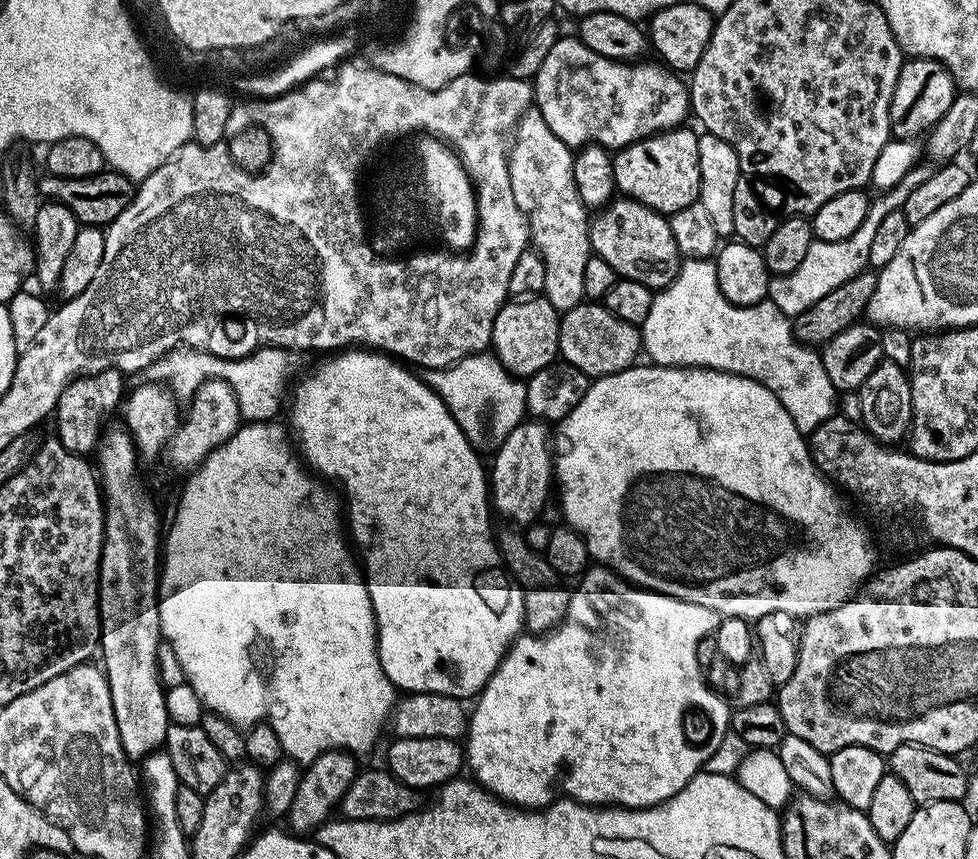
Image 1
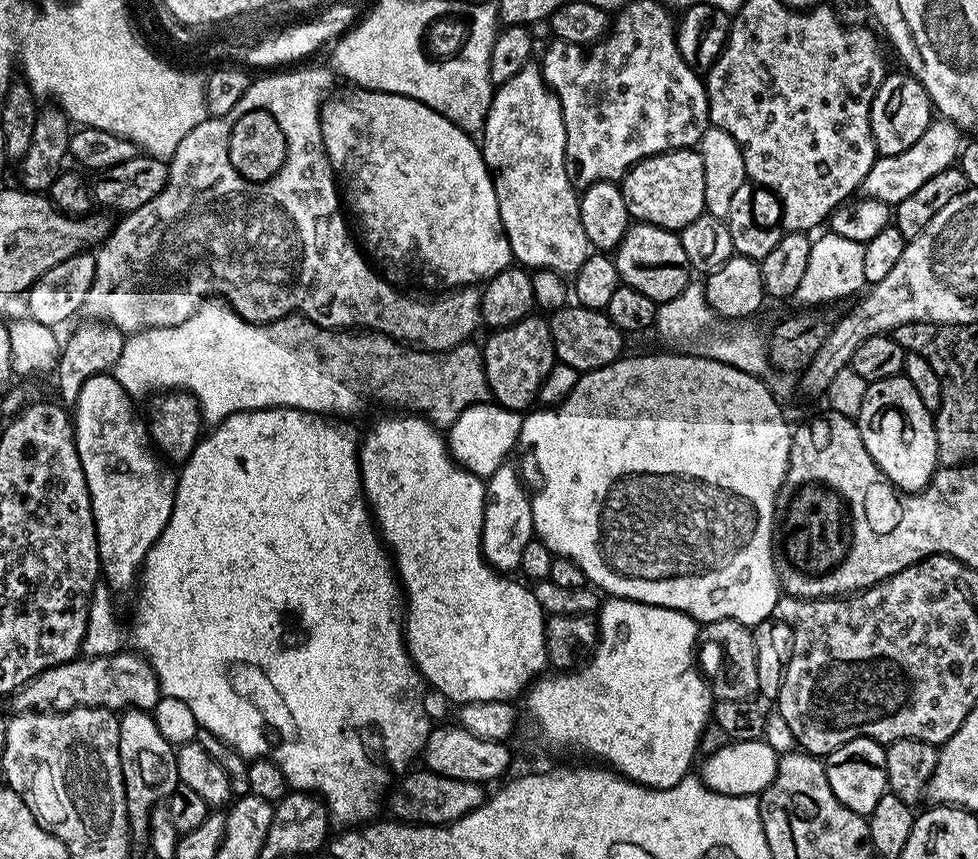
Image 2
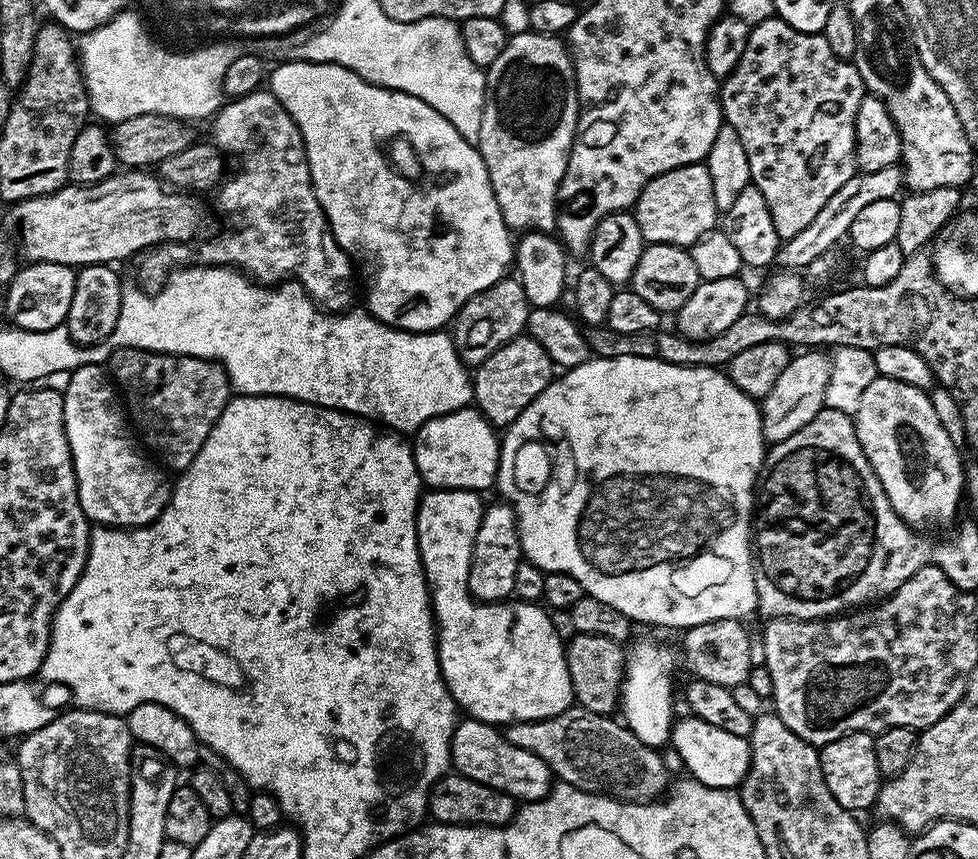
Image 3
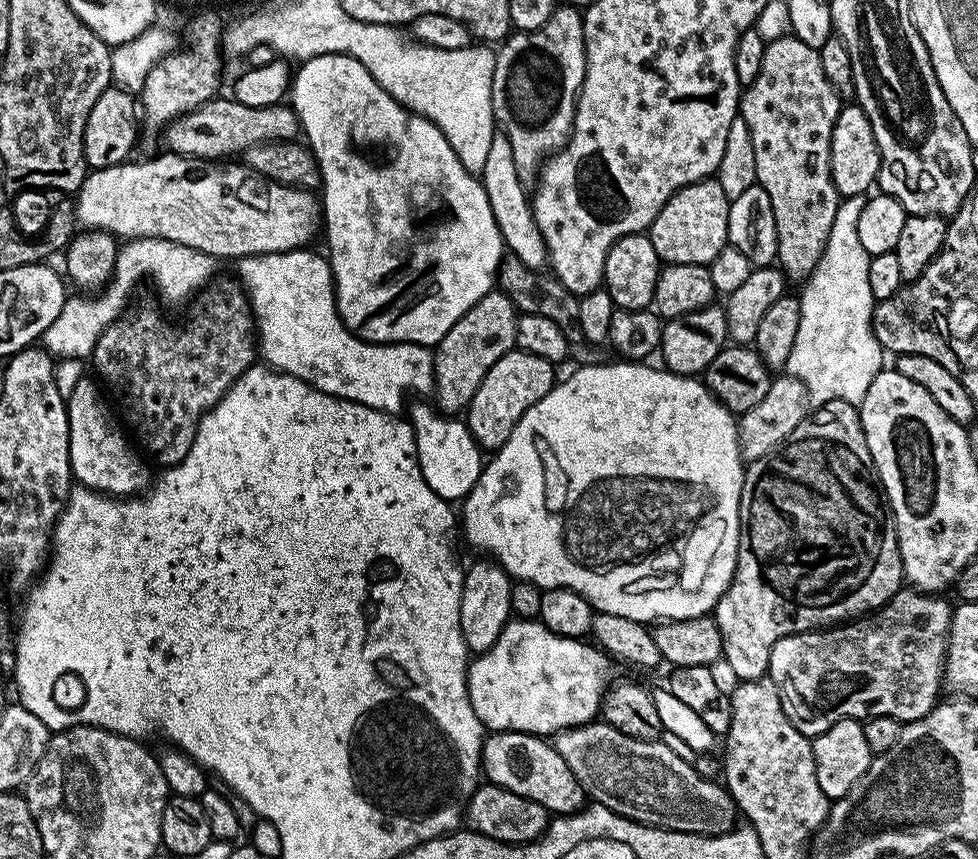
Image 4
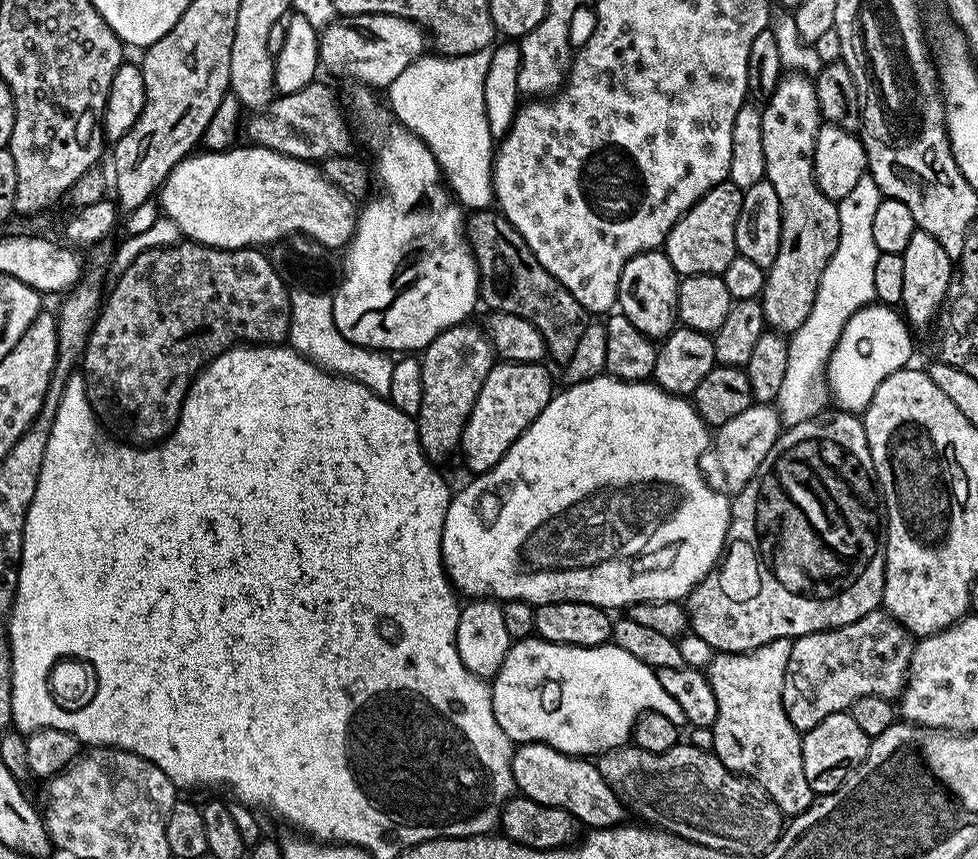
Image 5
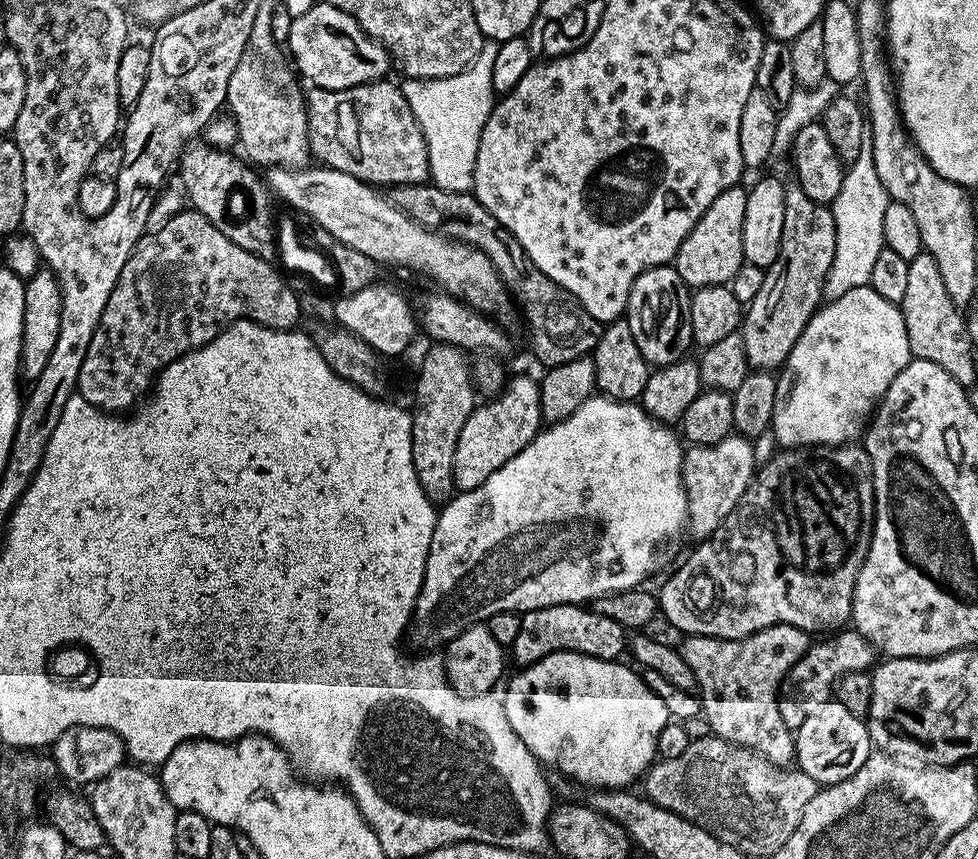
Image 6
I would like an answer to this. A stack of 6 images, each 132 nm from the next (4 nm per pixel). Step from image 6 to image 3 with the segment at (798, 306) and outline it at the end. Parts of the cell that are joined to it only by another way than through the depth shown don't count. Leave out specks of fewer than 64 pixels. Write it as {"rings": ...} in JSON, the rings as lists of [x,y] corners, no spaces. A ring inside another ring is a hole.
{"rings":[[[773,14],[768,20],[763,20],[757,24],[751,25],[748,29],[748,41],[746,50],[742,50],[742,58],[738,66],[729,76],[723,77],[720,84],[720,110],[722,113],[723,123],[734,126],[738,133],[738,139],[742,141],[742,147],[746,149],[746,158],[750,162],[750,174],[752,175],[751,183],[758,190],[762,190],[762,198],[766,198],[766,206],[770,206],[770,218],[774,218],[774,230],[778,230],[781,241],[794,238],[794,234],[799,234],[801,230],[806,230],[810,222],[814,222],[818,210],[826,206],[826,202],[840,189],[850,182],[850,178],[856,175],[858,169],[856,166],[856,119],[858,118],[858,106],[866,94],[862,74],[858,74],[855,63],[852,60],[843,60],[830,50],[830,42],[818,32],[803,32],[794,30],[779,16]]]}

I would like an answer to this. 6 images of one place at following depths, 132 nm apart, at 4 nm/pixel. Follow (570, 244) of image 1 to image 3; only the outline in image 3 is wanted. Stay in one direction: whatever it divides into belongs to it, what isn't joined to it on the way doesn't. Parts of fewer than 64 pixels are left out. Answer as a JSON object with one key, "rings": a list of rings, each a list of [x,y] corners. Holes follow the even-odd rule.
{"rings":[[[523,30],[517,34],[509,35],[506,46],[502,50],[502,54],[498,54],[498,58],[494,58],[494,62],[486,70],[486,79],[484,81],[484,109],[482,110],[482,130],[478,147],[480,156],[484,159],[484,165],[488,171],[488,177],[492,183],[492,189],[496,195],[498,206],[502,210],[502,218],[508,224],[509,229],[515,230],[517,233],[525,232],[544,232],[551,233],[556,226],[556,195],[560,189],[562,178],[566,174],[566,166],[568,165],[568,154],[572,150],[572,142],[576,138],[576,124],[580,121],[580,94],[576,86],[576,71],[572,65],[571,51],[560,36],[547,36],[541,32],[531,30]]]}

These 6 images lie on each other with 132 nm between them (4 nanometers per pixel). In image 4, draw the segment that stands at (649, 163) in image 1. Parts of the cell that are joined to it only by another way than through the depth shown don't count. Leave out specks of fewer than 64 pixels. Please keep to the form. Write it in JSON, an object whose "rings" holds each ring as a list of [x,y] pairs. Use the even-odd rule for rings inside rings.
{"rings":[[[714,178],[699,180],[685,188],[679,190],[672,195],[666,202],[666,206],[662,206],[662,210],[658,210],[658,218],[654,218],[654,222],[647,230],[646,235],[650,238],[650,242],[654,246],[654,250],[658,254],[658,258],[665,265],[669,264],[702,264],[709,265],[714,262],[714,258],[718,258],[718,254],[722,254],[722,250],[729,247],[728,243],[728,195],[726,190],[722,190],[722,186]]]}

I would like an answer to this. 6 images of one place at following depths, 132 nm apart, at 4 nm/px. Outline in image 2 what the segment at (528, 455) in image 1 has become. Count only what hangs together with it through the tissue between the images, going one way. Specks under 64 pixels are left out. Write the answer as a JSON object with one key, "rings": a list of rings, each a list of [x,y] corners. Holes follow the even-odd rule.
{"rings":[[[512,462],[500,464],[484,485],[484,517],[480,545],[486,563],[501,574],[515,573],[522,562],[522,549],[526,547],[526,542],[534,538],[533,526],[532,497],[517,465]]]}

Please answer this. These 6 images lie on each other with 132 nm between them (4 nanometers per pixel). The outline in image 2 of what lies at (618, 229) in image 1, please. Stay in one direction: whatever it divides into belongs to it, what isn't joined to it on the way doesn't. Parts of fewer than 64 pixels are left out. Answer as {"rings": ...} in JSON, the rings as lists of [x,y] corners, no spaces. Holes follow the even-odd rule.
{"rings":[[[629,223],[622,242],[614,250],[614,259],[621,281],[634,290],[642,290],[642,294],[655,300],[657,305],[665,304],[670,298],[678,298],[694,276],[679,235],[669,228],[653,224]]]}

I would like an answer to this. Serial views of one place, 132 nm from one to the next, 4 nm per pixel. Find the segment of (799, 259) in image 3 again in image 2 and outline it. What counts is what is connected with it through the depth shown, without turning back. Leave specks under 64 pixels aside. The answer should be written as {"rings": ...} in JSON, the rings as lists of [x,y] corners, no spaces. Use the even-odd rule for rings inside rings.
{"rings":[[[933,119],[926,134],[922,134],[922,138],[918,138],[918,142],[910,146],[910,150],[902,150],[902,154],[877,158],[874,166],[870,166],[870,174],[866,174],[866,178],[860,184],[859,191],[870,200],[877,200],[889,206],[900,204],[902,198],[914,194],[914,190],[918,190],[922,182],[930,182],[934,174],[953,167],[959,161],[962,147],[960,136],[962,137],[962,129],[951,120]]]}

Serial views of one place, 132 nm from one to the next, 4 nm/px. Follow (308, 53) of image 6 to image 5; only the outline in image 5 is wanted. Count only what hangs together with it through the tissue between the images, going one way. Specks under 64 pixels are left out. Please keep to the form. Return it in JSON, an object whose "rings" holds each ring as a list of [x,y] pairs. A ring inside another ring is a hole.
{"rings":[[[363,12],[361,16],[340,16],[319,33],[319,67],[332,76],[345,76],[357,85],[373,90],[387,89],[414,61],[425,55],[426,33],[412,20],[390,14]]]}

